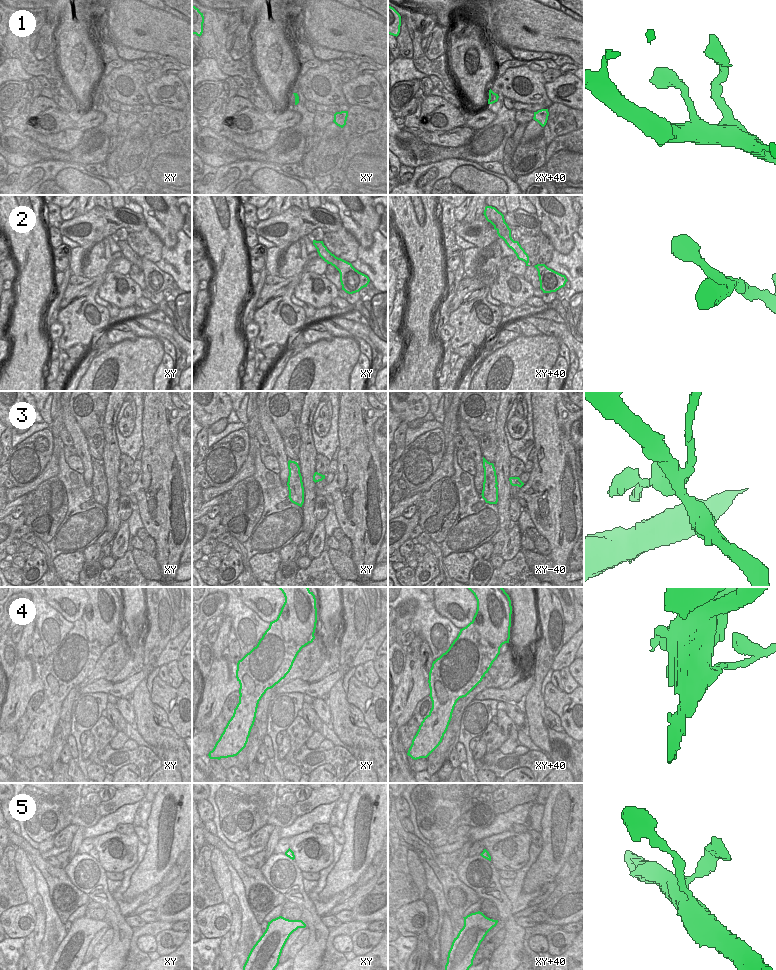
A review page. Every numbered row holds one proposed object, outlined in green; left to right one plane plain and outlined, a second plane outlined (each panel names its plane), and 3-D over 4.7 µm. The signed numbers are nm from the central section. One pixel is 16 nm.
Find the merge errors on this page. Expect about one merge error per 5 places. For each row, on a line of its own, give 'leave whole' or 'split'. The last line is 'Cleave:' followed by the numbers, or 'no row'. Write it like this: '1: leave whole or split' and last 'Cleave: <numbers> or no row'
1: leave whole
2: leave whole
3: split
4: split
5: leave whole
Cleave: 3, 4

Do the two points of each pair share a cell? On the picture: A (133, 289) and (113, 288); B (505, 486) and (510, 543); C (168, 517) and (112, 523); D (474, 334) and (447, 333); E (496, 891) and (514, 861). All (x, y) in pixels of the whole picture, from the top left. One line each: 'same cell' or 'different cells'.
A: same cell
B: different cells
C: different cells
D: different cells
E: different cells

